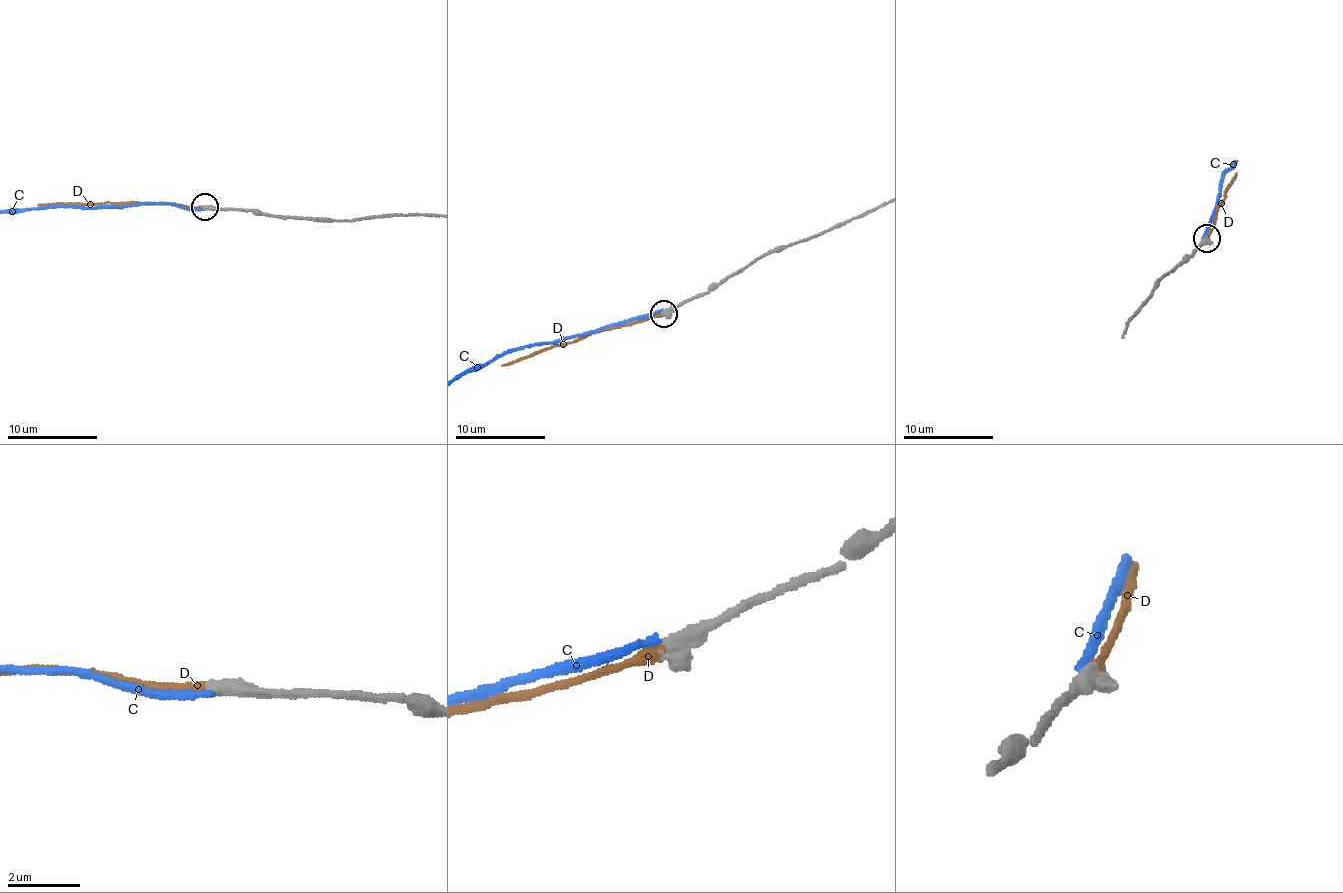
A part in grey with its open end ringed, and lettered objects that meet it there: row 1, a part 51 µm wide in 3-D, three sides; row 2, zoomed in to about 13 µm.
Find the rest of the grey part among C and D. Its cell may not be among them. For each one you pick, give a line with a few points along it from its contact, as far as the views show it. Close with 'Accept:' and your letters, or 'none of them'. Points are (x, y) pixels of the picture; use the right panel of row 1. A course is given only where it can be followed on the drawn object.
D: it runs (1206, 240), (1218, 204), (1227, 196), (1225, 188), (1237, 173)
Accept: D

